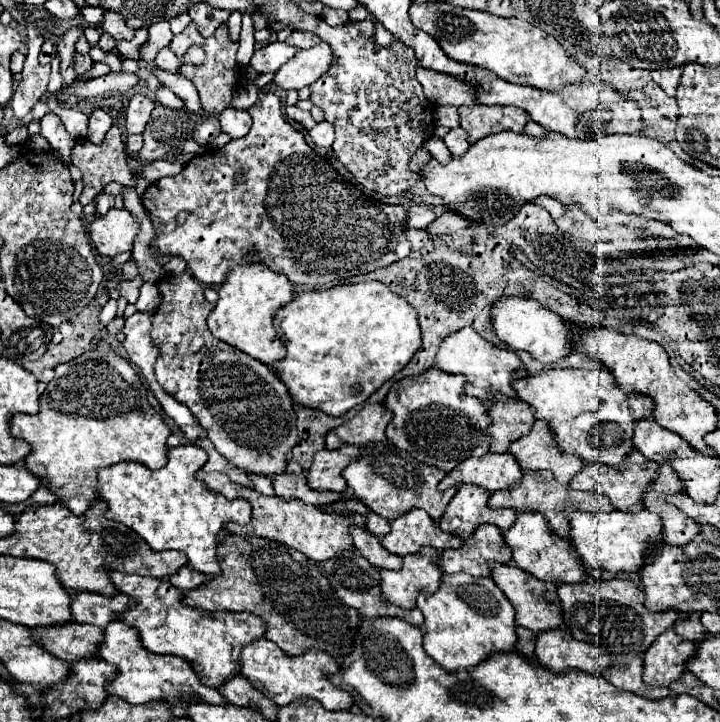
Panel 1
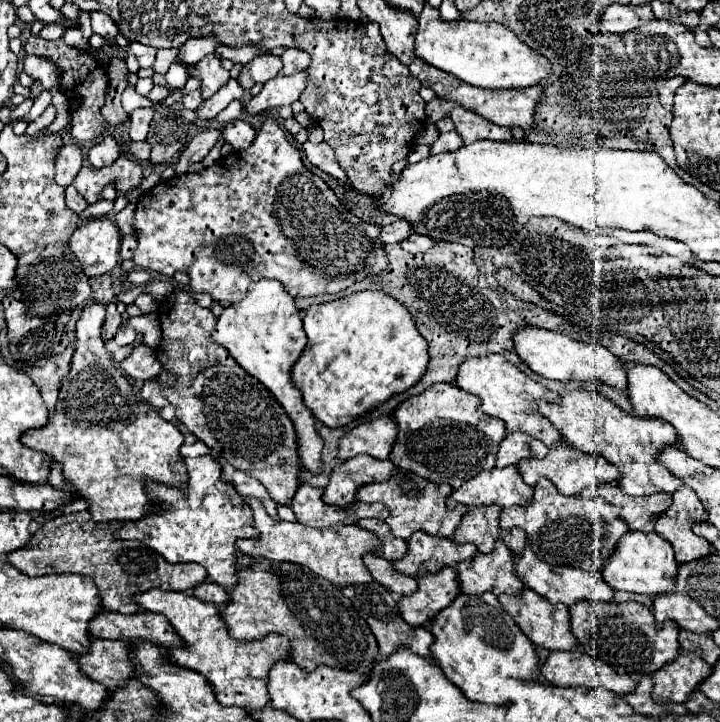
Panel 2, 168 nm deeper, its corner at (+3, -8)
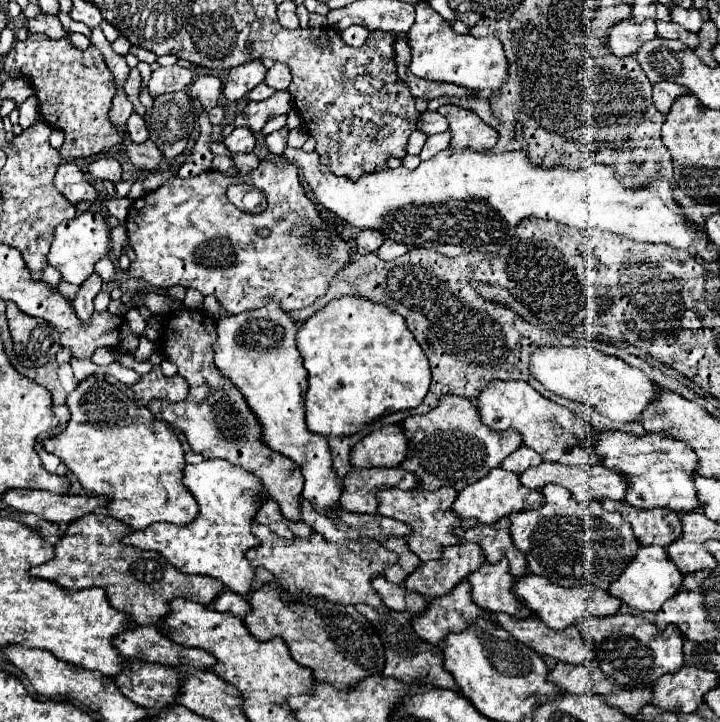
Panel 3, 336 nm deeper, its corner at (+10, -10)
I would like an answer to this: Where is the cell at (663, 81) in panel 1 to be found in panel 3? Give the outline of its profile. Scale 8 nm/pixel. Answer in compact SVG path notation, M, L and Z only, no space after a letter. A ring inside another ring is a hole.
M661 81L661 83L653 85L653 103L665 115L669 111L669 107L673 105L673 101L685 93L689 93L689 89L683 85L677 85L673 81Z

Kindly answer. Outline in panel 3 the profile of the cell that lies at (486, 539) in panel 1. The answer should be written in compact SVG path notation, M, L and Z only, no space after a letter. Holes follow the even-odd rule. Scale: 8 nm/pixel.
M505 557L495 565L485 563L485 567L469 573L467 579L471 583L471 599L481 609L509 615L519 615L523 611L523 603L513 595L513 577L509 575Z

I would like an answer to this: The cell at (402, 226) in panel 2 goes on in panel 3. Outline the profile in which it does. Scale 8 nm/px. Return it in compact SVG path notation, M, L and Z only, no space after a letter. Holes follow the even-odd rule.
M361 231L355 237L355 251L359 255L369 255L373 251L377 251L381 247L381 243L385 241L385 235L381 235L381 231Z

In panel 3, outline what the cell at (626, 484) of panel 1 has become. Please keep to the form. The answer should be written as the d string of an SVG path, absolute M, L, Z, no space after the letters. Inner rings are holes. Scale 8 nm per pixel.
M605 499L601 505L605 511L619 511L621 517L631 523L631 529L641 545L665 547L681 537L681 521L679 515L673 515L673 511L661 511L661 507L641 511L637 507L629 507L629 503L617 503L611 499Z

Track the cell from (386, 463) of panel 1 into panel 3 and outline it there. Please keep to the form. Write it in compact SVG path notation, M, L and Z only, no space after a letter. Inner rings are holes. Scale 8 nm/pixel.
M391 487L391 489L379 489L375 497L379 499L379 507L377 507L379 515L399 519L411 527L411 533L405 535L405 541L409 545L409 551L413 551L421 561L439 559L441 547L459 543L459 539L453 533L453 529L461 525L461 517L457 517L451 511L451 505L457 497L457 491L453 487L441 487L437 491L419 491L419 489L401 491Z

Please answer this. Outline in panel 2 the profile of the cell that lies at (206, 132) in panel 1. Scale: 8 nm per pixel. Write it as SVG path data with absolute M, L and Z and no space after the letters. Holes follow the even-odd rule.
M206 129L206 131L202 131L202 133L198 133L198 135L190 141L190 145L186 147L186 151L180 155L178 165L176 165L176 173L178 173L178 175L180 175L180 173L188 173L190 165L200 163L200 161L208 155L208 151L214 147L214 143L218 141L218 135L220 135L218 129Z

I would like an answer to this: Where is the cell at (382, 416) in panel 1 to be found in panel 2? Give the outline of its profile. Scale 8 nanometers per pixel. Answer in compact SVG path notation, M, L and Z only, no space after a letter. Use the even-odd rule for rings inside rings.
M378 417L370 423L354 427L340 439L340 459L348 461L360 453L376 459L388 459L398 435L398 425L392 417Z

